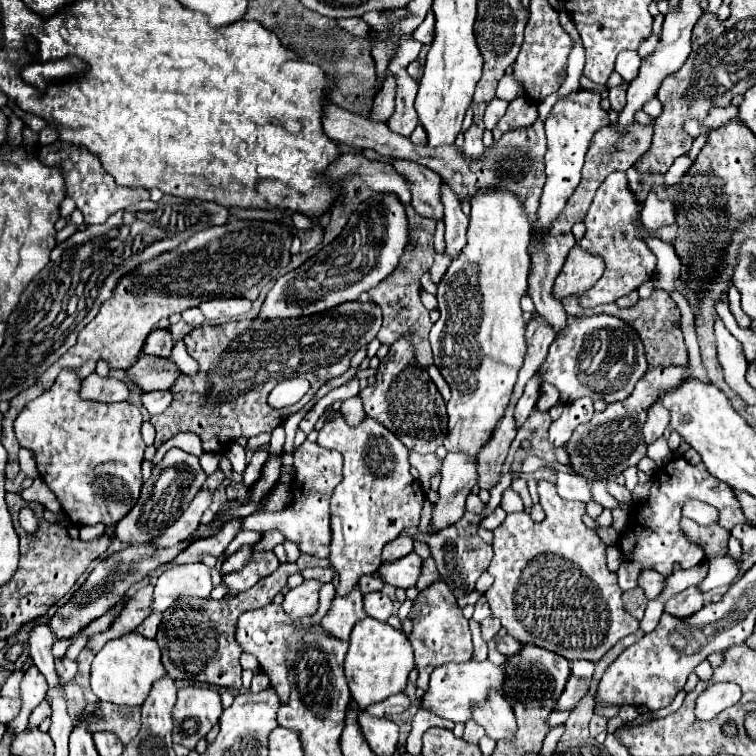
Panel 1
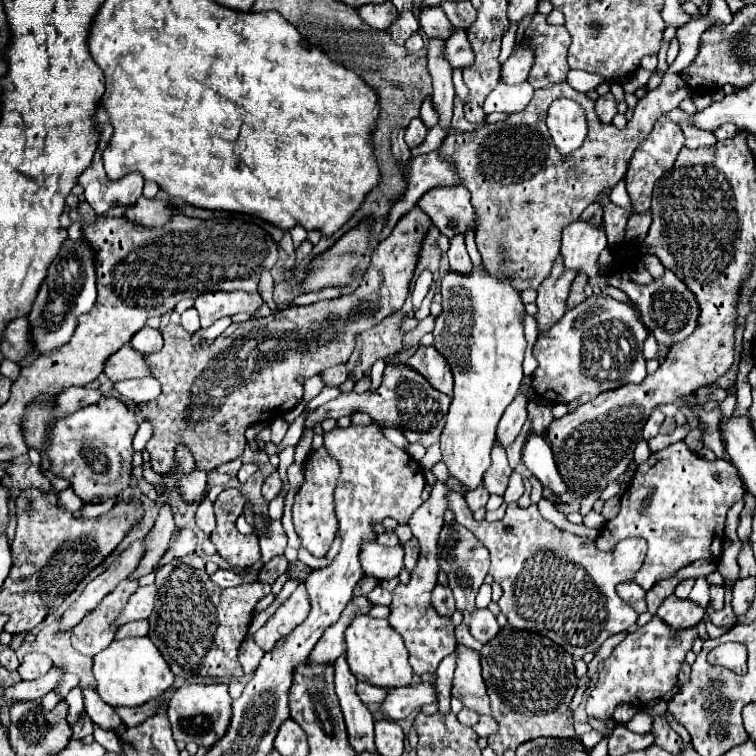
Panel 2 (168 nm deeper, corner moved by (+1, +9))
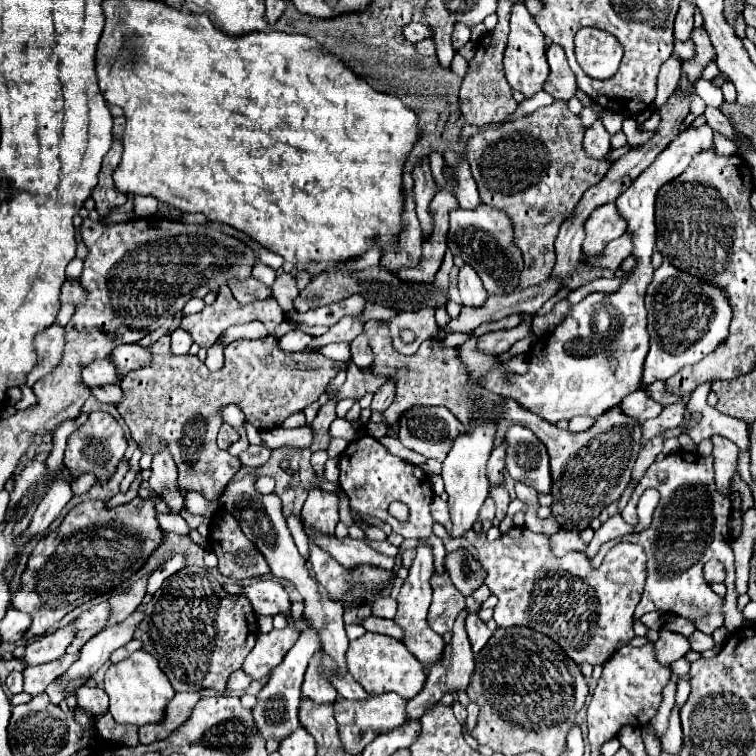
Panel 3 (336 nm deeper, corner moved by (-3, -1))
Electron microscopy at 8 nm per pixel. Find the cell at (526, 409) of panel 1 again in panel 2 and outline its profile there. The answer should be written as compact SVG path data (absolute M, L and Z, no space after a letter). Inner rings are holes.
M518 393L516 399L510 403L510 407L504 411L504 415L502 415L500 423L498 423L498 433L496 433L498 441L504 447L508 447L518 437L526 417L528 417L526 407L528 407L528 399L524 397L524 393Z

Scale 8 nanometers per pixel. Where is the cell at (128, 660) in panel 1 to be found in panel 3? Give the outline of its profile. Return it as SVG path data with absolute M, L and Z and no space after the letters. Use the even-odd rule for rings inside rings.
M136 651L128 659L112 665L106 671L104 679L104 689L110 697L110 713L118 723L130 723L136 727L142 727L146 723L162 723L166 705L174 697L174 689L166 675L160 671L158 661L146 653L146 651Z

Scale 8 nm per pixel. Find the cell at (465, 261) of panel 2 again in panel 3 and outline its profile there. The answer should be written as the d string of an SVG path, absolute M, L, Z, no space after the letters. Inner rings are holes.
M464 265L460 269L458 287L460 287L460 295L462 295L462 305L466 305L466 307L482 307L484 305L488 293L484 291L482 281L472 267Z

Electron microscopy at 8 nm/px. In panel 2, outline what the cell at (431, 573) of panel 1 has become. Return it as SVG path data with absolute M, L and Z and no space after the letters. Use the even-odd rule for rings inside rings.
M410 541L410 543L406 543L404 545L404 549L406 549L406 557L404 557L404 565L406 565L406 569L408 571L412 571L412 567L416 565L416 561L418 561L418 541Z

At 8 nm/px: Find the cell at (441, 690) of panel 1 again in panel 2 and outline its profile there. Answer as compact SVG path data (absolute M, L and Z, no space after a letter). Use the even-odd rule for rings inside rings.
M436 681L388 689L388 697L382 703L382 711L384 711L386 719L400 721L400 719L406 719L410 713L418 711L422 705L428 705L428 703L438 705Z

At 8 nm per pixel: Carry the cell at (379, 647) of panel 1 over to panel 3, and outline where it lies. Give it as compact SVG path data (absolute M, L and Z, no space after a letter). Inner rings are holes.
M364 633L356 641L350 641L346 651L346 665L352 677L366 689L368 695L380 693L398 693L402 699L416 697L426 681L426 671L422 671L422 663L406 651L406 645L398 639L378 635L378 633Z

